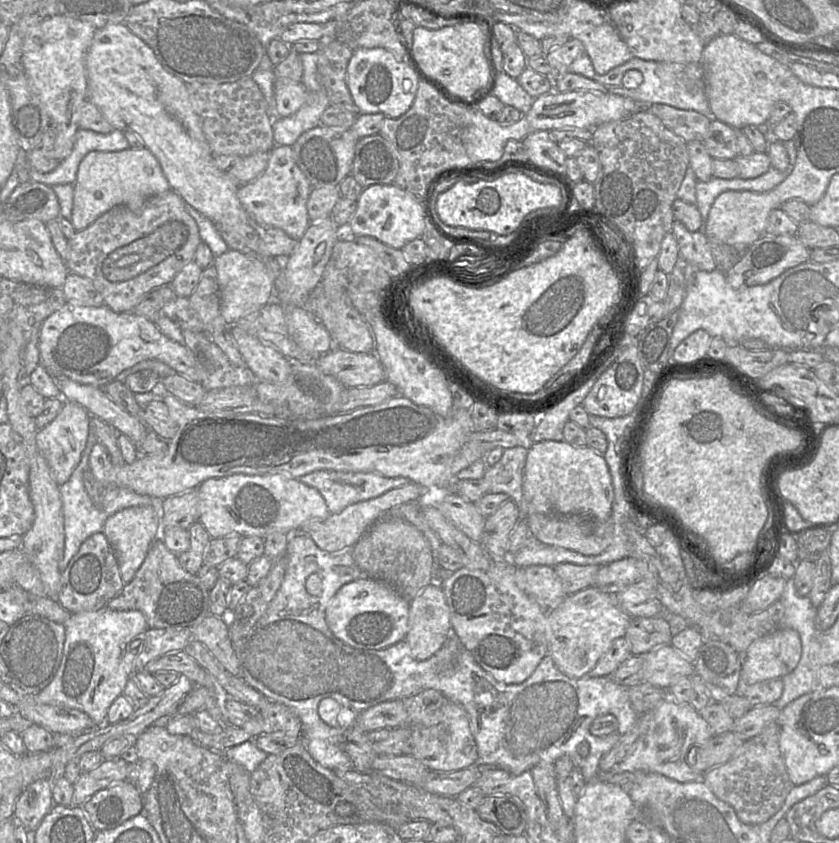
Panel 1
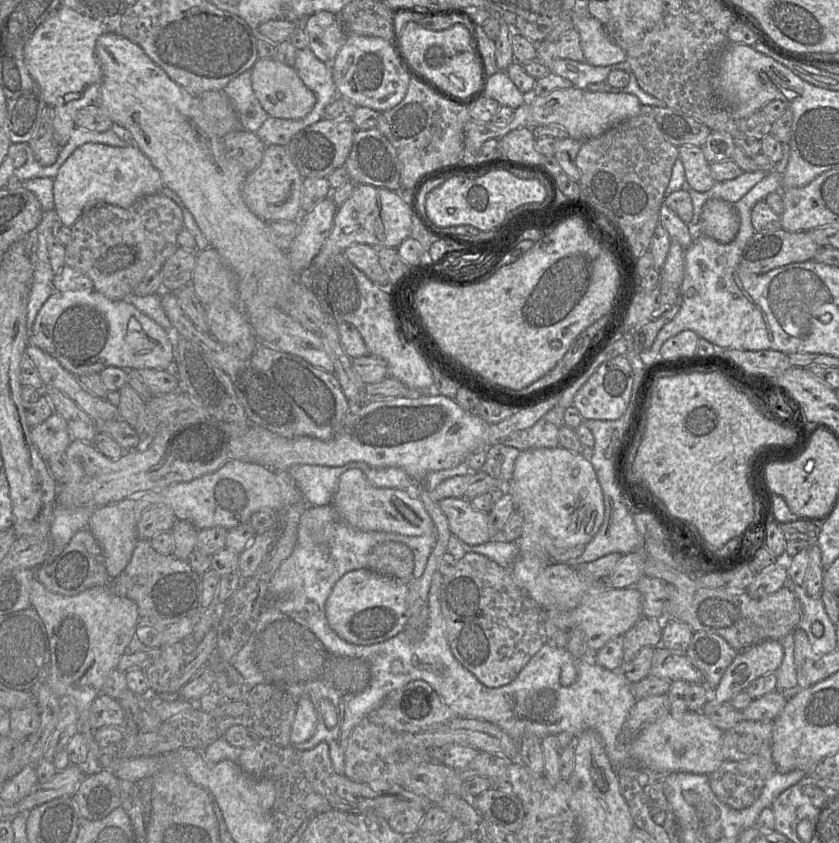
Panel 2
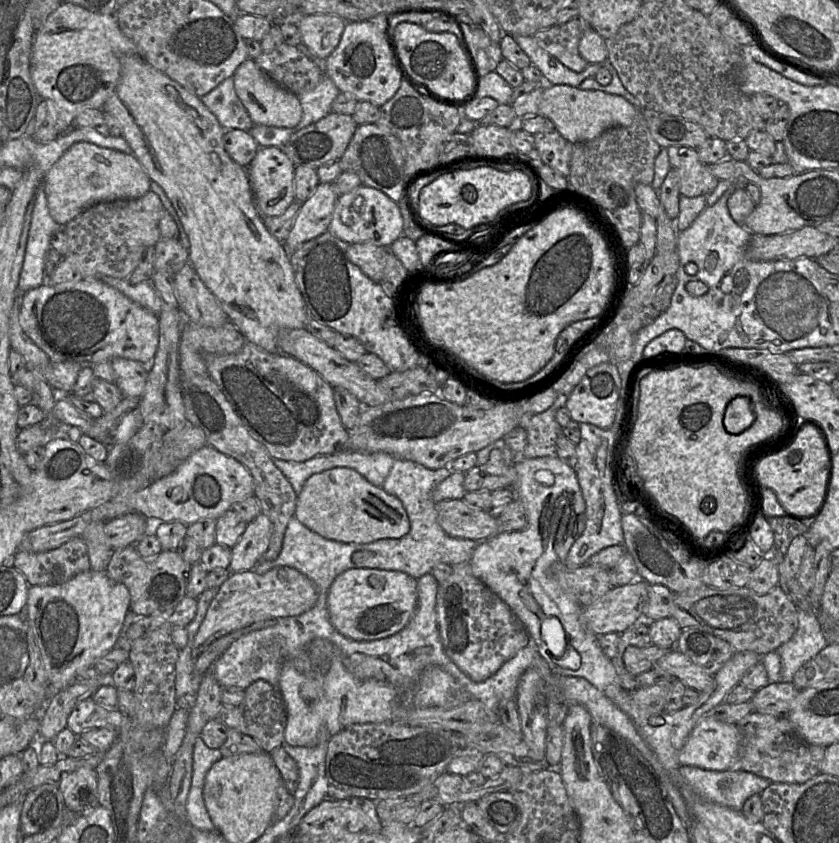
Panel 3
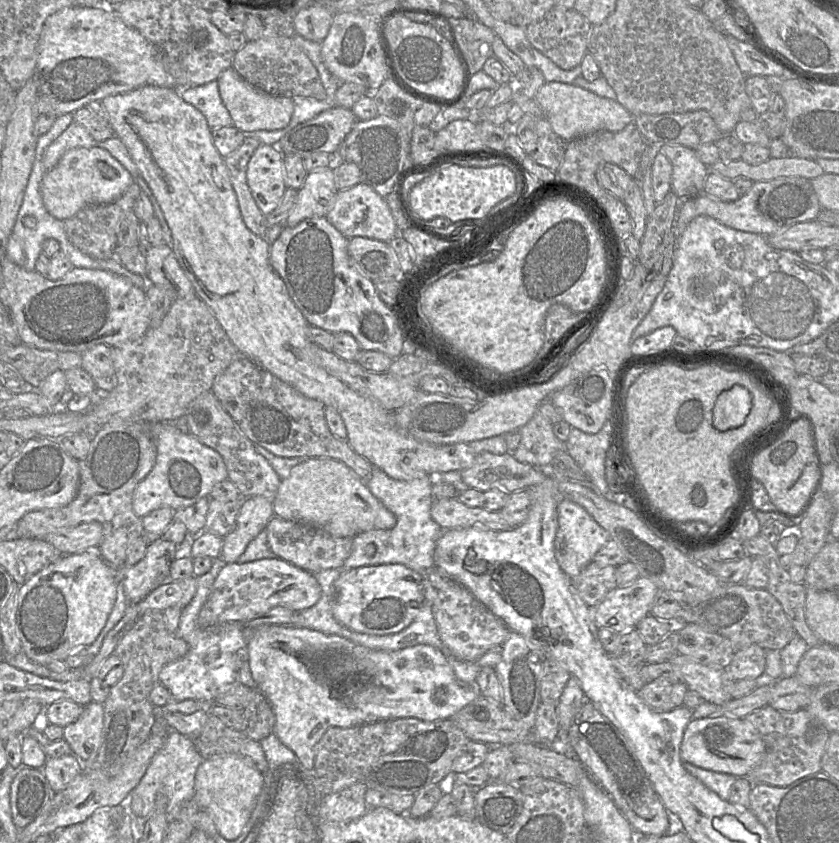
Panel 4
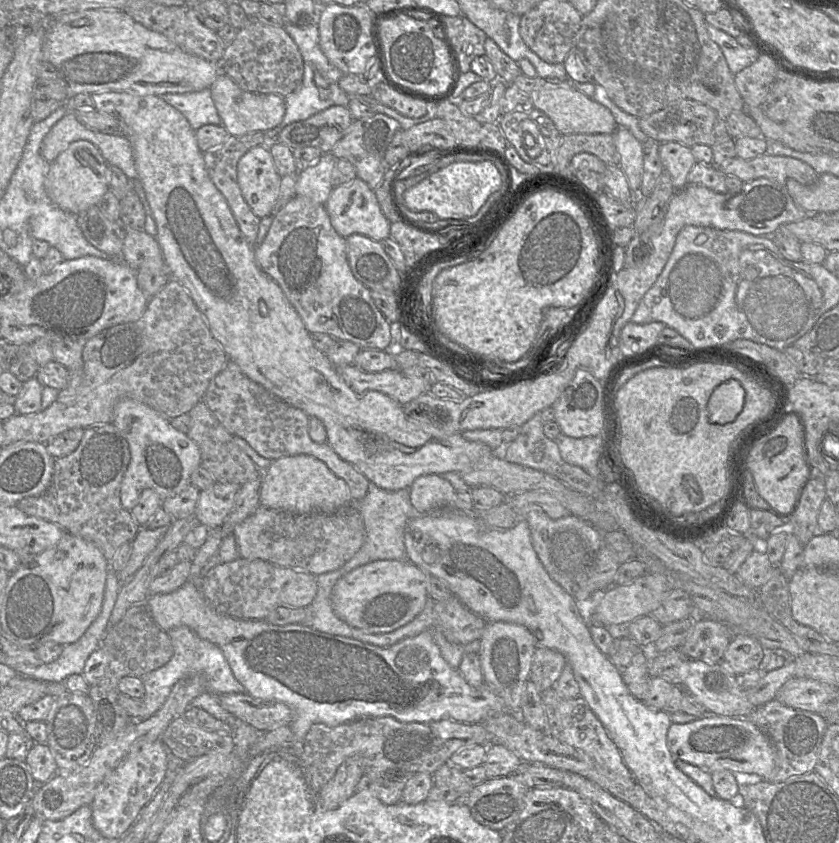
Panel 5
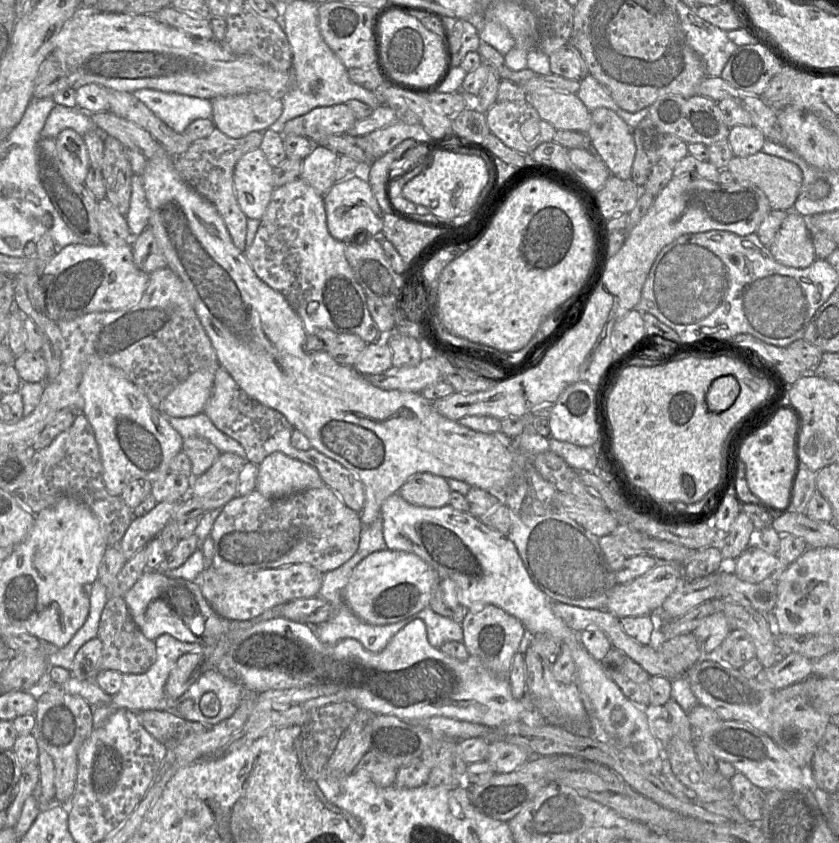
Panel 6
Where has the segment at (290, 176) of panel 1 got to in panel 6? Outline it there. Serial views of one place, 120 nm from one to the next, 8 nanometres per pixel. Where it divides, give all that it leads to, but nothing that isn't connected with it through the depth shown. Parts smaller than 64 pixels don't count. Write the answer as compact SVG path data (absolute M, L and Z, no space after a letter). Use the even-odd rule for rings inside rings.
M260 148L244 154L236 163L233 176L236 198L250 219L261 219L275 189L273 167Z

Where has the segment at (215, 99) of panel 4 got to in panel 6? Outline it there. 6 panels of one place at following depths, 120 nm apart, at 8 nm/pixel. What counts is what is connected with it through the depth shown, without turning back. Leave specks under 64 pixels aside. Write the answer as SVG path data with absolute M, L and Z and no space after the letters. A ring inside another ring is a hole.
M146 88L136 90L132 95L177 133L183 133L196 119L212 117L210 99Z

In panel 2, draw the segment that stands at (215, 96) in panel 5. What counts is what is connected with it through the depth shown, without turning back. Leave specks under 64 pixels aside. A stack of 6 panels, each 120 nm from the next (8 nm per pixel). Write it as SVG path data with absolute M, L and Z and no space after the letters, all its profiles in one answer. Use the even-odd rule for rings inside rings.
M259 58L250 72L254 94L269 117L296 120L305 117L313 109L316 96L307 88L294 67L274 59Z

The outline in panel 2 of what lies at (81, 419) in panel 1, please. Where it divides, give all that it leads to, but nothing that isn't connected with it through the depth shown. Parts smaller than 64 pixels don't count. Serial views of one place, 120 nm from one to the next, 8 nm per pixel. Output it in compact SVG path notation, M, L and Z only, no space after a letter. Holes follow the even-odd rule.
M53 413L30 430L31 439L45 461L61 462L73 441L63 417Z

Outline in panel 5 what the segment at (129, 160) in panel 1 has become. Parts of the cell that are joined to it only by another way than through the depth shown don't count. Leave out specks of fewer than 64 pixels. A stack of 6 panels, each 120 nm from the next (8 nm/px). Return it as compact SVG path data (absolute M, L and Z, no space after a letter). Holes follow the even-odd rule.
M72 142L50 164L45 180L45 190L50 200L59 208L76 215L100 203L110 190L111 170L100 150L91 142Z

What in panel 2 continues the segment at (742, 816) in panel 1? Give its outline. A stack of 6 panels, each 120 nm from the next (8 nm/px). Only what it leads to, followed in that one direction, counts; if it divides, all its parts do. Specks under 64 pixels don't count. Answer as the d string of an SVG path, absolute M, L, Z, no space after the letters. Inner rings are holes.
M764 744L758 754L740 761L725 760L708 775L712 791L717 798L735 810L750 807L761 795L766 782L777 772L772 758L772 746Z

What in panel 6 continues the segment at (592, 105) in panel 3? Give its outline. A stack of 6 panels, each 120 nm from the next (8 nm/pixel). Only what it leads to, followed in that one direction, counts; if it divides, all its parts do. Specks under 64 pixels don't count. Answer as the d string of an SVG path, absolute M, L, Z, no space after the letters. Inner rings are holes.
M541 92L528 95L528 102L539 116L557 130L587 134L591 125L591 111L577 94L568 92Z

